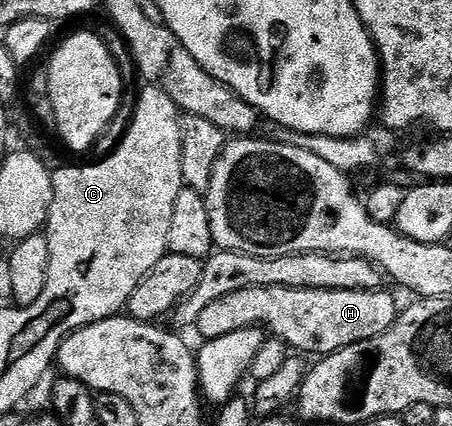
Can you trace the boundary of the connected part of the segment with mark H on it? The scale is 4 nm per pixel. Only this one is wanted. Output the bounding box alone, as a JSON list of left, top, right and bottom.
[195,287,398,355]

